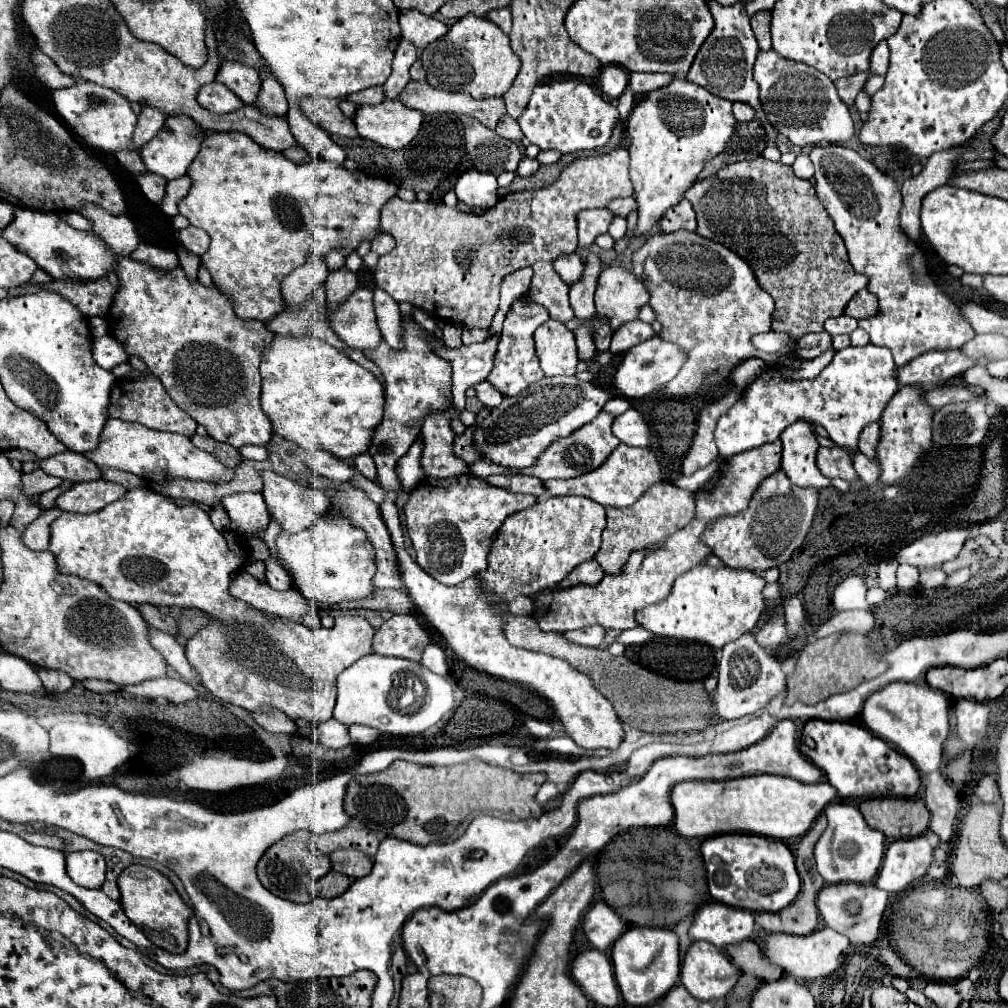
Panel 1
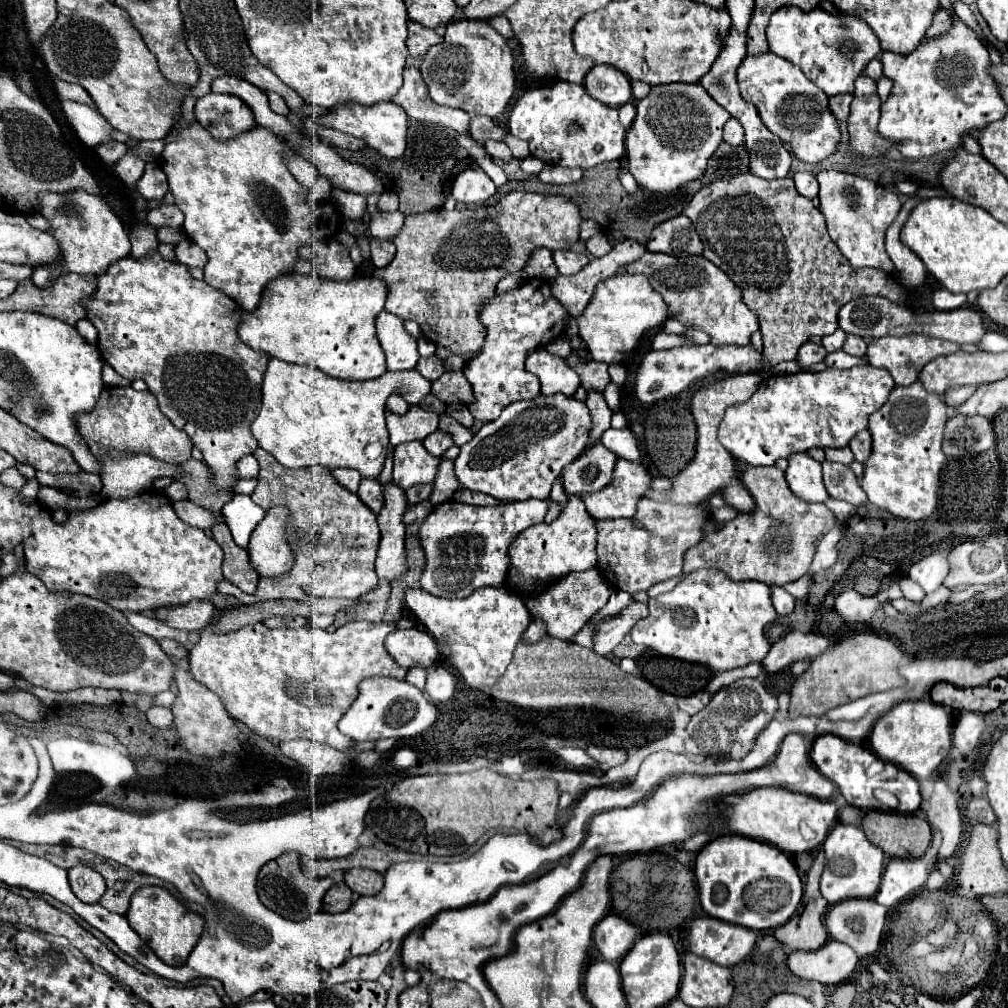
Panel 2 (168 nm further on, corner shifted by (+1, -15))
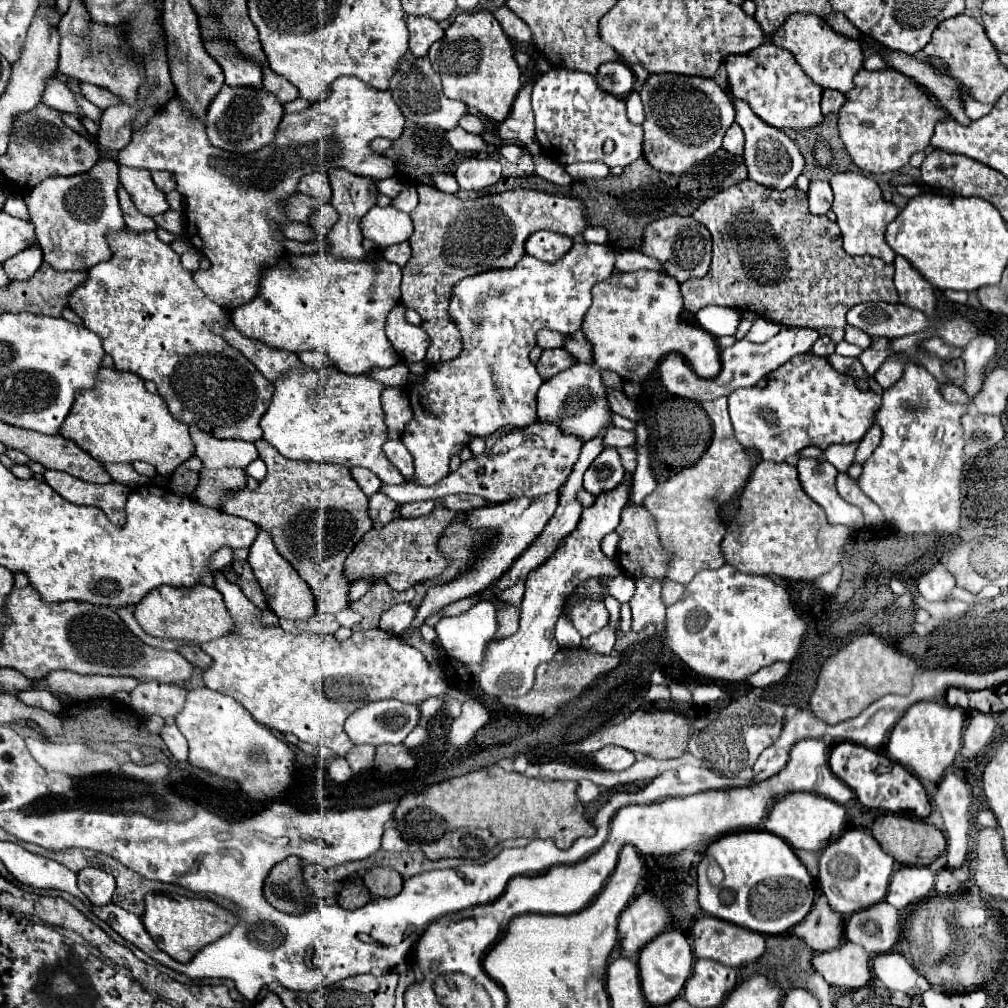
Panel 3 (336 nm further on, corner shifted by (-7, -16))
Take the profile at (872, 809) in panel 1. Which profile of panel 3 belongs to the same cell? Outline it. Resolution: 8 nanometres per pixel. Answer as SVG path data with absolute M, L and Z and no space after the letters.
M884 814L876 818L872 824L872 836L878 840L880 848L886 854L890 854L896 862L904 866L928 866L946 848L944 834L936 826L930 826L924 820L912 820L912 818L898 816L898 814Z

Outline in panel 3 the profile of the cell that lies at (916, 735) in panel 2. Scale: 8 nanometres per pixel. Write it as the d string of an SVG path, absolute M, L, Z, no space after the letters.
M918 702L910 706L908 712L894 726L888 740L888 756L920 780L938 782L944 770L954 762L956 752L960 750L964 720L966 714L962 708L938 702Z

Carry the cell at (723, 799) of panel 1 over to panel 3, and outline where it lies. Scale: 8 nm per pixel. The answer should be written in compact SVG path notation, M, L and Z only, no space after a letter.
M806 792L782 796L770 810L768 818L764 820L764 830L780 836L794 850L810 850L810 852L820 852L832 840L838 840L842 836L844 826L846 826L846 810L842 804L836 804L818 794L806 794Z

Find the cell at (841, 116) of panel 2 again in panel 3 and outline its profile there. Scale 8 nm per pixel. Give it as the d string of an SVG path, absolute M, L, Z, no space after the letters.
M822 90L822 112L830 114L830 112L838 112L840 106L844 104L844 94L836 92L836 90Z

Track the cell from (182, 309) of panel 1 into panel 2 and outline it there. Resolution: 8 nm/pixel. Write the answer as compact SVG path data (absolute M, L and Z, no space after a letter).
M148 255L146 259L132 259L132 257L126 257L118 263L114 263L110 267L110 271L106 271L104 275L98 275L98 291L88 299L86 303L86 309L88 309L88 319L94 323L94 327L98 329L98 349L102 353L102 359L112 365L116 369L116 373L120 373L122 377L134 381L134 379L144 379L146 385L148 385L148 391L158 399L160 403L160 411L182 431L186 431L192 439L192 443L196 447L202 449L204 453L204 463L210 467L214 479L220 483L218 487L222 489L228 489L230 485L230 479L234 475L234 467L236 467L236 461L248 453L254 453L258 449L258 441L254 439L252 431L250 431L250 425L252 421L256 419L256 413L258 413L258 407L260 407L260 383L262 383L262 377L264 377L264 371L266 371L266 365L268 365L268 355L266 353L258 353L258 351L252 351L248 345L244 345L238 337L238 327L242 323L242 309L234 303L234 299L226 297L224 293L220 293L218 289L206 285L204 281L196 281L192 279L192 275L188 273L186 265L182 263L172 263L172 261L164 261L160 255Z

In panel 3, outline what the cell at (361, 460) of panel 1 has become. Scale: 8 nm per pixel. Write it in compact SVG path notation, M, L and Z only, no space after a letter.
M376 492L374 496L370 496L370 518L374 522L374 526L384 526L394 518L394 510L398 508L398 504L394 504L394 500L386 498L382 492Z

